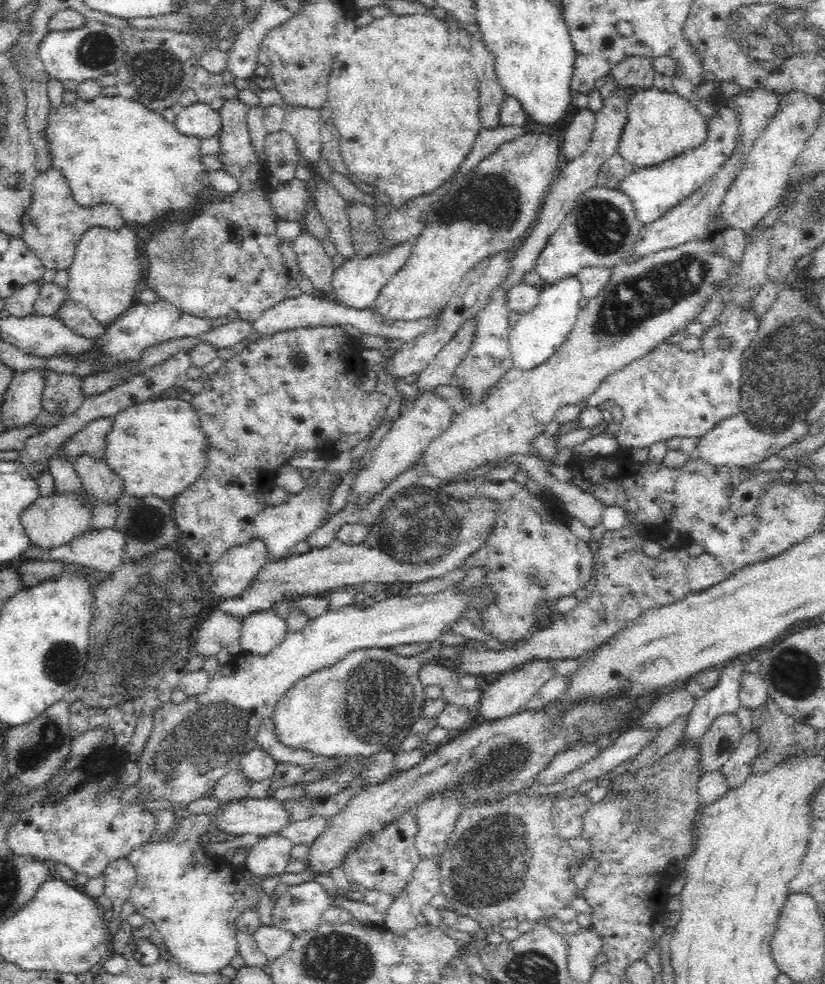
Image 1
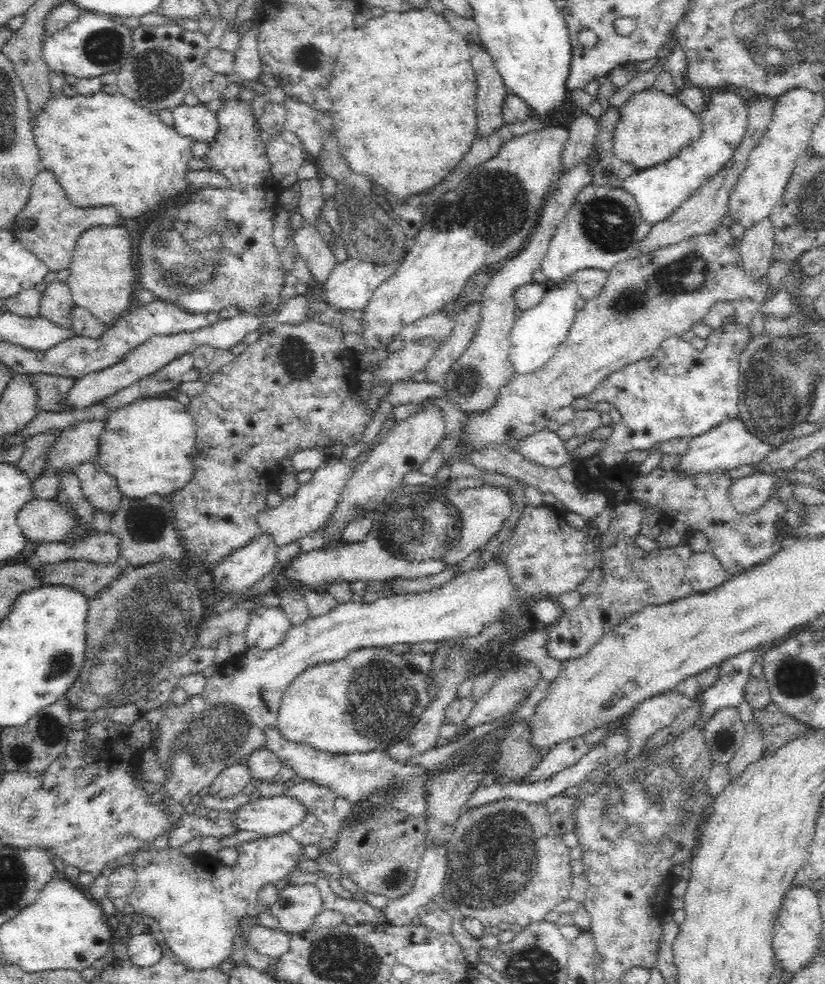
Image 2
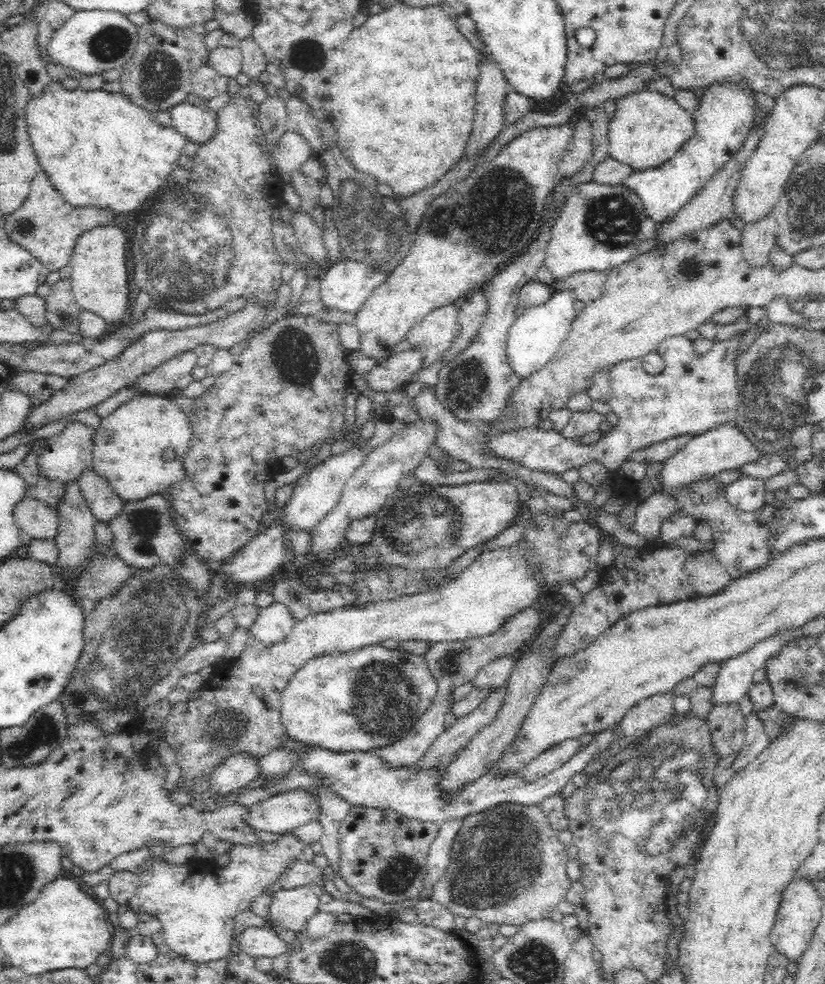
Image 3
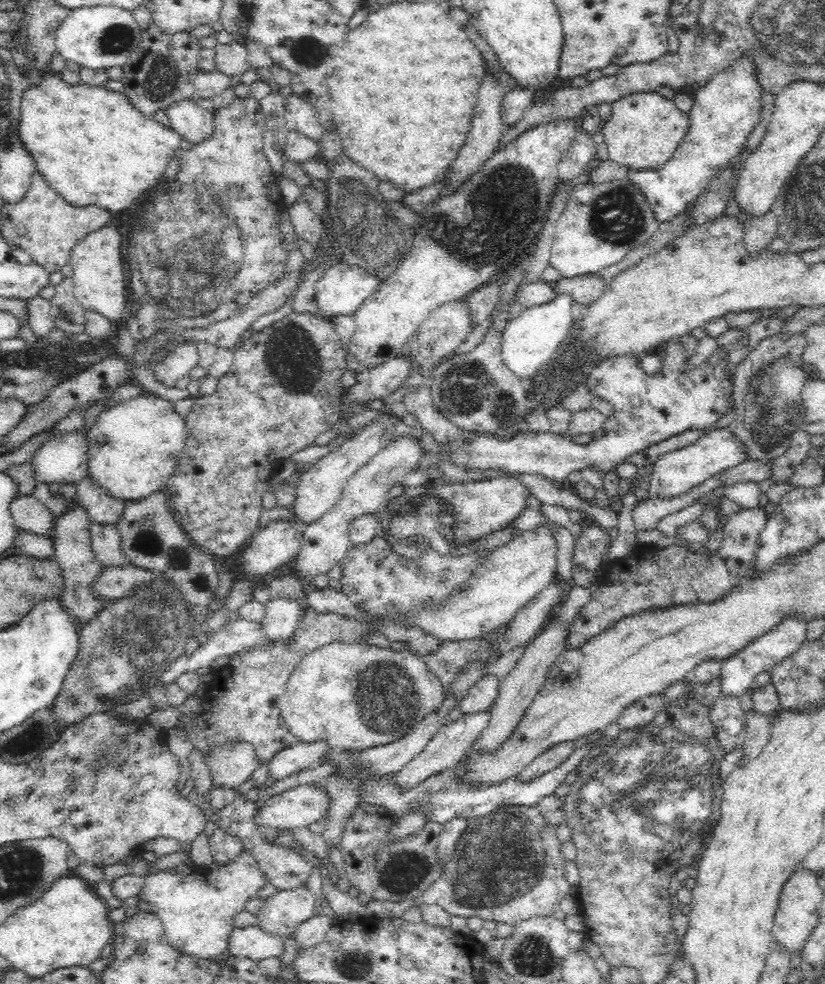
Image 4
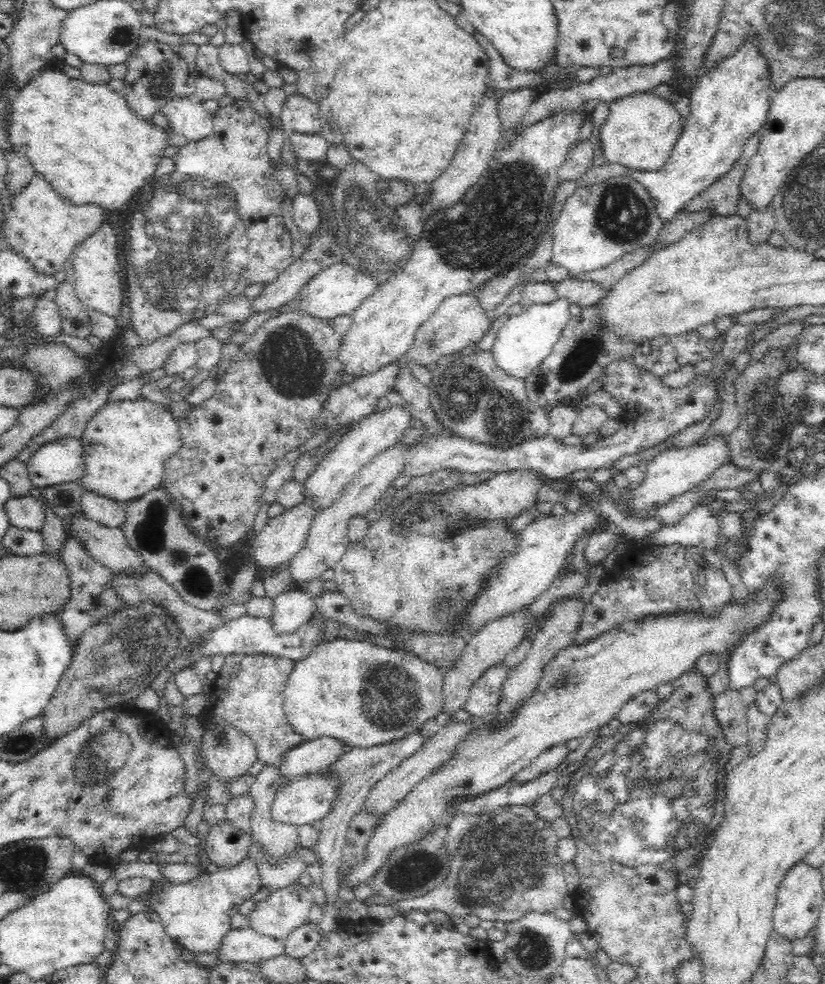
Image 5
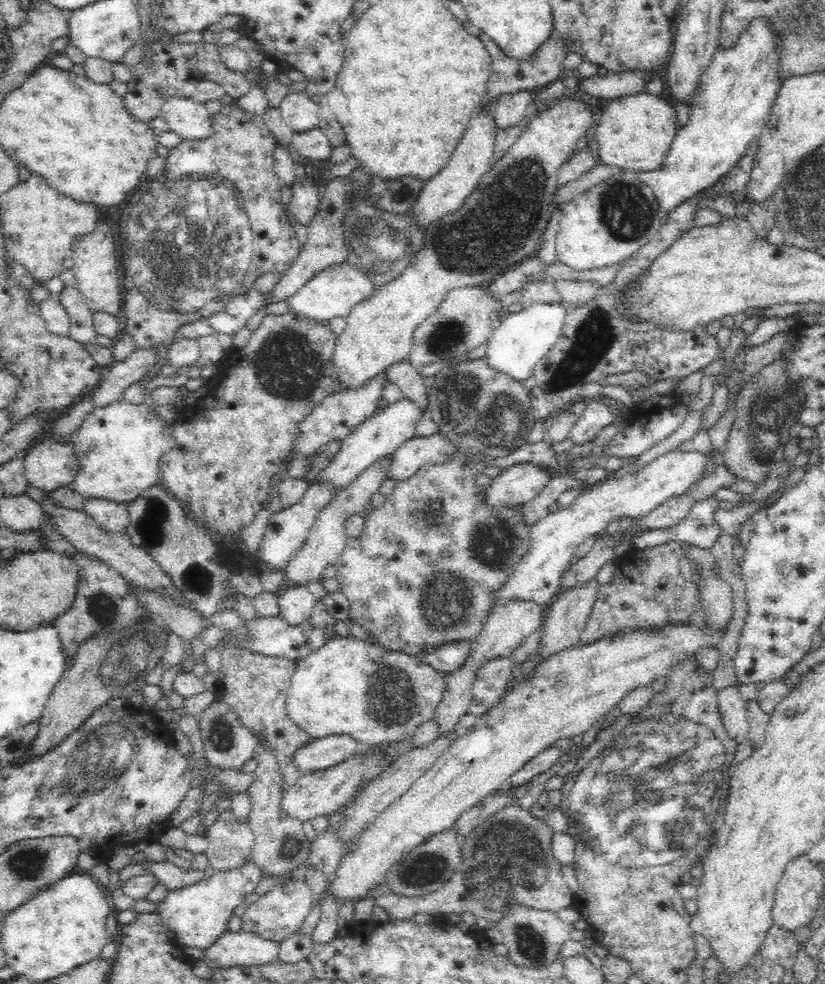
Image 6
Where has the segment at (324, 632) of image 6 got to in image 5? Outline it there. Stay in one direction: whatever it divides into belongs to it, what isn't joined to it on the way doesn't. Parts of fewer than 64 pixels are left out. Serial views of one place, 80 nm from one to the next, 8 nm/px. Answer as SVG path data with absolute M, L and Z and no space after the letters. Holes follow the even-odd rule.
M316 608L309 621L296 629L293 633L278 633L276 627L272 625L270 619L264 617L253 617L244 615L240 618L226 622L224 626L209 632L207 642L204 646L195 647L193 642L182 640L181 656L174 657L167 666L168 674L176 674L180 669L190 668L194 662L200 658L209 658L215 654L224 656L229 654L266 654L266 656L280 656L280 658L290 658L296 662L306 658L314 648L324 640L324 619L320 611Z

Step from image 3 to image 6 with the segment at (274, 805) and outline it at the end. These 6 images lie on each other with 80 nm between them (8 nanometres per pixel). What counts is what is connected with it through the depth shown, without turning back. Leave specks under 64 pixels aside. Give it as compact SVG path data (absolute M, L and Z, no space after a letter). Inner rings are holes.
M393 742L362 746L353 757L343 760L340 764L303 775L296 784L292 784L290 788L282 792L280 807L288 815L298 818L302 822L311 820L316 816L328 816L338 812L340 808L344 807L344 804L351 802L359 791L368 787L369 783L376 780L394 763L390 762L388 755L384 753L384 747L382 747L388 743Z

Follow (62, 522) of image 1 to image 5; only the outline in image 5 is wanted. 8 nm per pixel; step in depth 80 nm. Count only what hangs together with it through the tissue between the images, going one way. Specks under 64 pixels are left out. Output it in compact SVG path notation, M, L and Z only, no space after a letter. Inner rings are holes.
M32 495L12 497L4 504L4 514L9 524L20 530L40 531L45 522L42 503Z

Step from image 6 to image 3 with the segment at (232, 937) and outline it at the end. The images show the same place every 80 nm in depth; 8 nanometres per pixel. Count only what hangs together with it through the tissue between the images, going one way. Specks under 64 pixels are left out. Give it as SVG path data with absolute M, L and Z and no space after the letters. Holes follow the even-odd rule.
M265 926L244 928L234 942L238 944L240 953L246 954L255 960L261 957L274 959L289 951L287 943L280 939L275 930Z

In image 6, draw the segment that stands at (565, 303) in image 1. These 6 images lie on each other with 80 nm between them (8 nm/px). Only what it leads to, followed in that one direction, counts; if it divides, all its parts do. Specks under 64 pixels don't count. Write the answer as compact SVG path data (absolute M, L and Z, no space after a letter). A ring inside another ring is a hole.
M563 302L558 304L534 303L519 312L509 313L492 331L487 342L484 356L487 366L513 378L516 382L521 383L528 378L537 362L546 356L555 342L558 342L568 311L566 307L567 305Z

